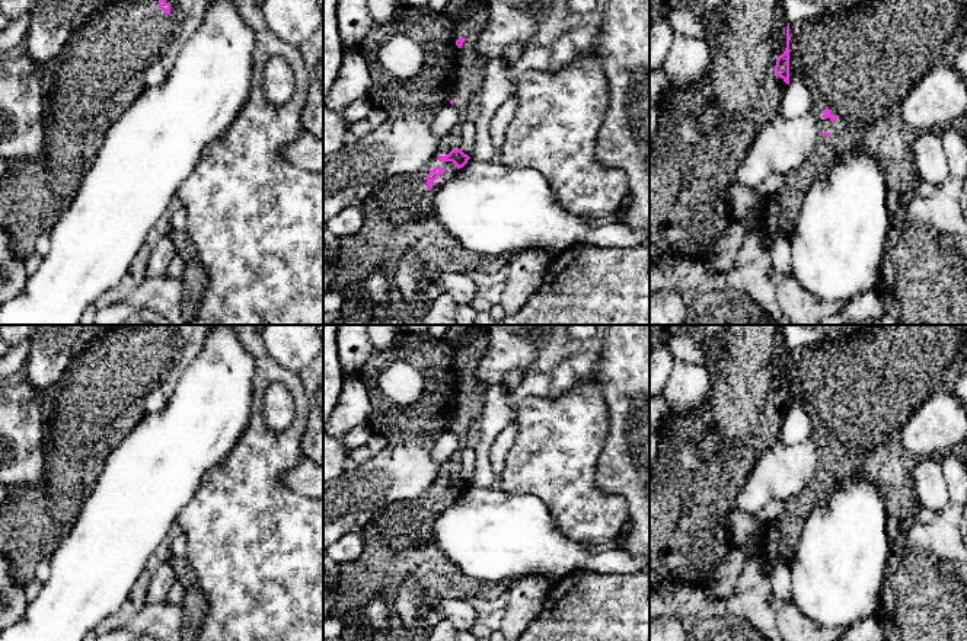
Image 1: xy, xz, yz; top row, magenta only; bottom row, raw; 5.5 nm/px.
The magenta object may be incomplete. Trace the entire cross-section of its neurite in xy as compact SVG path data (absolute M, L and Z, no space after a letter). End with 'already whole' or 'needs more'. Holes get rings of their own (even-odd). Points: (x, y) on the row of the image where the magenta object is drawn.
M108 0L93 10L86 20L70 35L63 51L52 60L47 61L41 71L41 82L44 87L44 124L45 124L45 140L41 153L32 159L13 160L9 165L6 175L0 179L0 229L4 229L12 239L15 252L26 258L35 251L35 240L42 235L50 235L52 227L61 214L71 204L74 194L77 192L83 178L92 168L98 150L103 143L103 137L109 127L121 118L125 111L133 105L133 102L144 92L147 87L144 73L150 64L162 61L172 38L178 32L178 26L182 23L185 13L176 0Z | needs more

